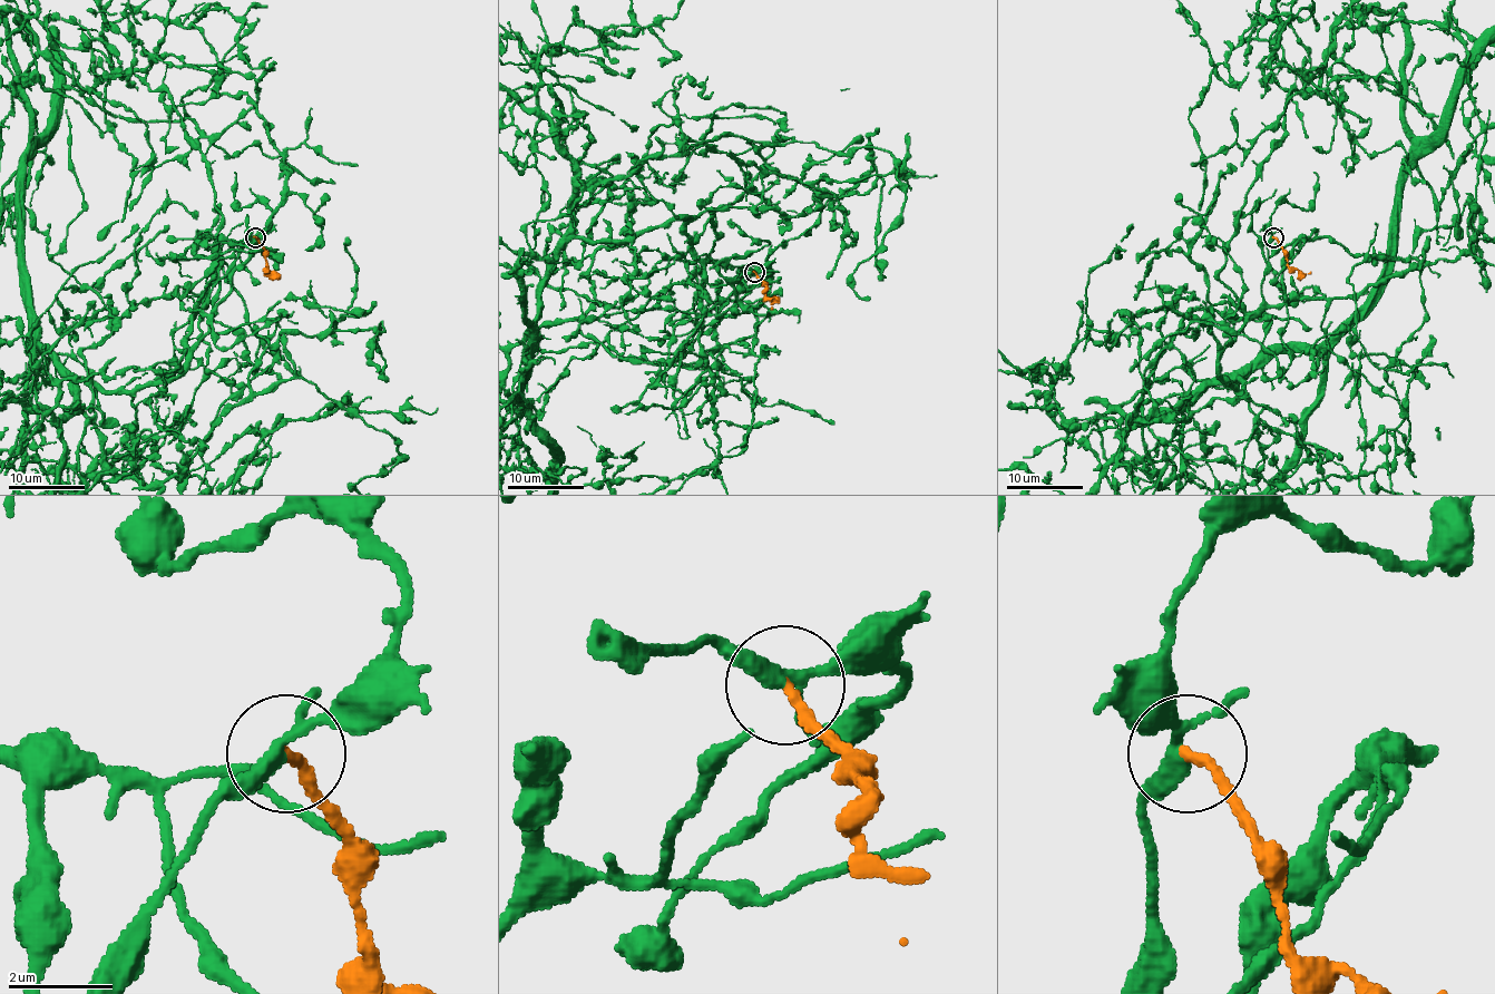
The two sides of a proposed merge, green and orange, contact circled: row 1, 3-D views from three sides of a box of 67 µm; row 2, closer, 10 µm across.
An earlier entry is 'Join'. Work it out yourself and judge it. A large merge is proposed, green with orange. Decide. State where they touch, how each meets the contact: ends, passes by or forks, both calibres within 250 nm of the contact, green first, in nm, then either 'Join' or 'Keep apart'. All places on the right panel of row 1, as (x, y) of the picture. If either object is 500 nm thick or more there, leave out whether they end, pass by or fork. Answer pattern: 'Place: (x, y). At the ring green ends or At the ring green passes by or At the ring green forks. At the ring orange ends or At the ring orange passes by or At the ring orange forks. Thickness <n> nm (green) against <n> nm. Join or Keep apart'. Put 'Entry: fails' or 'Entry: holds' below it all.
Place: (1273, 237). At the ring green forks. At the ring orange ends. Thickness 240 nm (green) against 200 nm. Join
Entry: holds

